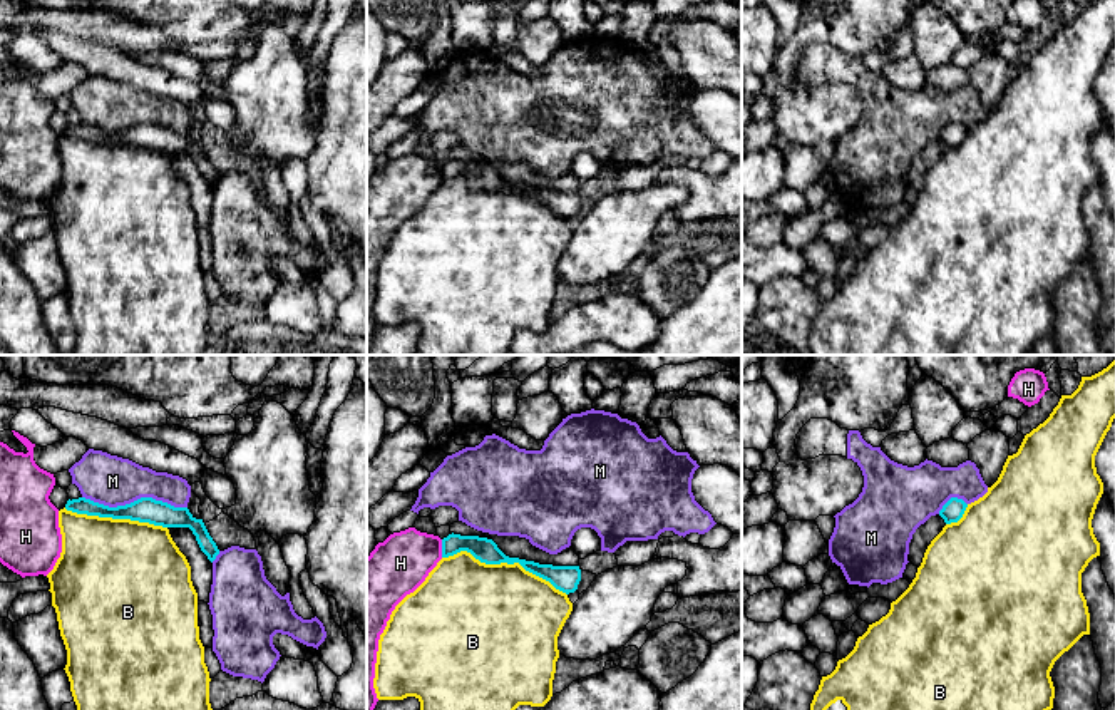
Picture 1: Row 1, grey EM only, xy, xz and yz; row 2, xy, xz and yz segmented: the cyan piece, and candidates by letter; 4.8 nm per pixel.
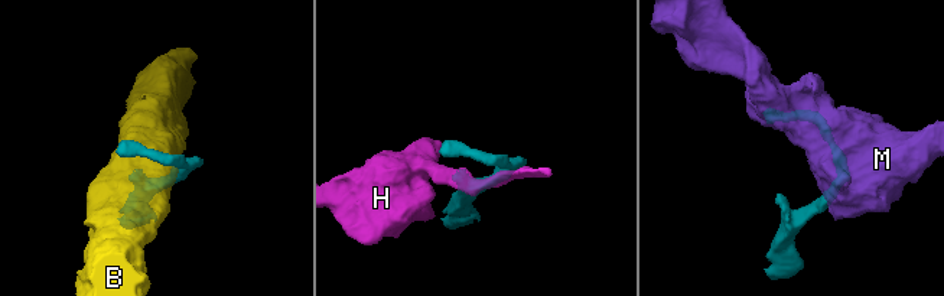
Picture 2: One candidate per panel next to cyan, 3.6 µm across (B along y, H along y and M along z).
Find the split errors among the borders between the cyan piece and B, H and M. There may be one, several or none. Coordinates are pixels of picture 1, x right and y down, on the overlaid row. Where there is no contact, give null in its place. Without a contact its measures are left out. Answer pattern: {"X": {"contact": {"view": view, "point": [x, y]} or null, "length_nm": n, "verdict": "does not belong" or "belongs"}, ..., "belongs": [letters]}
{"B": {"contact": {"view": "xz", "point": [504, 561]}, "length_nm": 650, "verdict": "does not belong"}, "H": {"contact": {"view": "xz", "point": [442, 548]}, "length_nm": 90, "verdict": "does not belong"}, "M": {"contact": {"view": "xy", "point": [134, 501]}, "length_nm": 500, "verdict": "does not belong"}, "belongs": []}

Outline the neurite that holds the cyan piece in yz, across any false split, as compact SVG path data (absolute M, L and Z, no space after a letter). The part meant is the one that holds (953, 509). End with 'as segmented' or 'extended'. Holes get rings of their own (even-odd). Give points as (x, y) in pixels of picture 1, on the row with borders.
M951 497L939 511L939 516L946 524L958 522L963 517L966 507L968 504L963 499Z; as segmented

